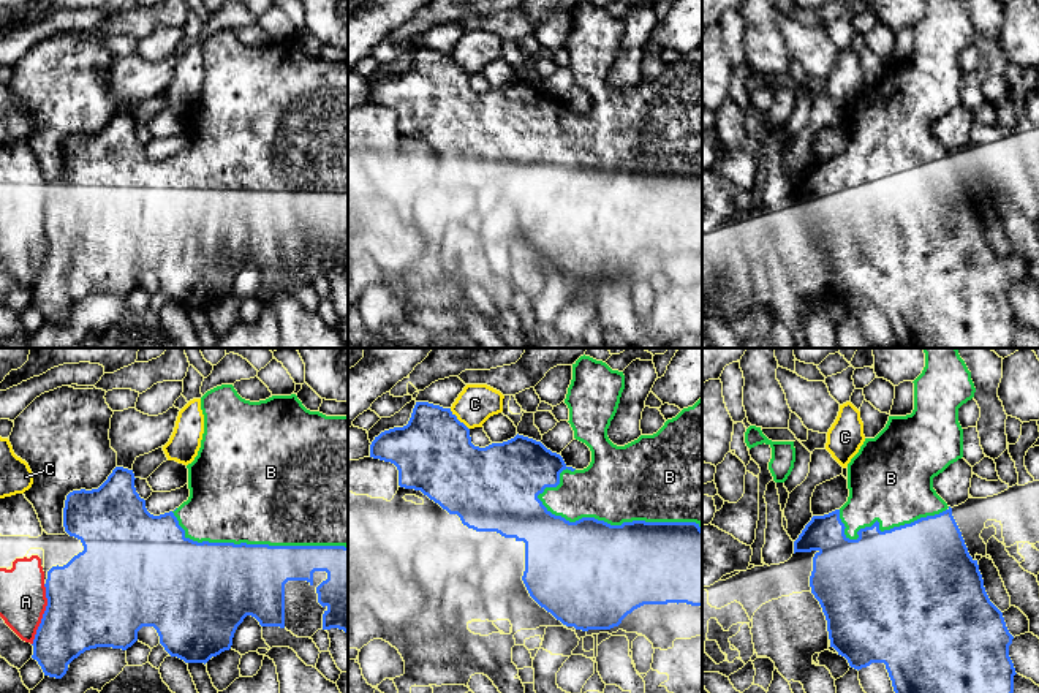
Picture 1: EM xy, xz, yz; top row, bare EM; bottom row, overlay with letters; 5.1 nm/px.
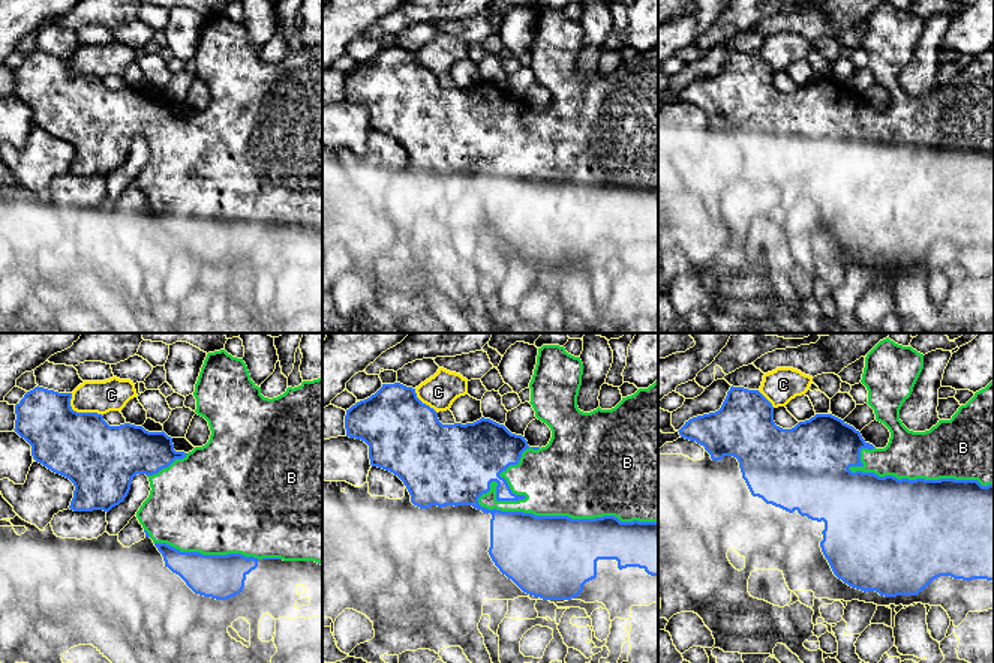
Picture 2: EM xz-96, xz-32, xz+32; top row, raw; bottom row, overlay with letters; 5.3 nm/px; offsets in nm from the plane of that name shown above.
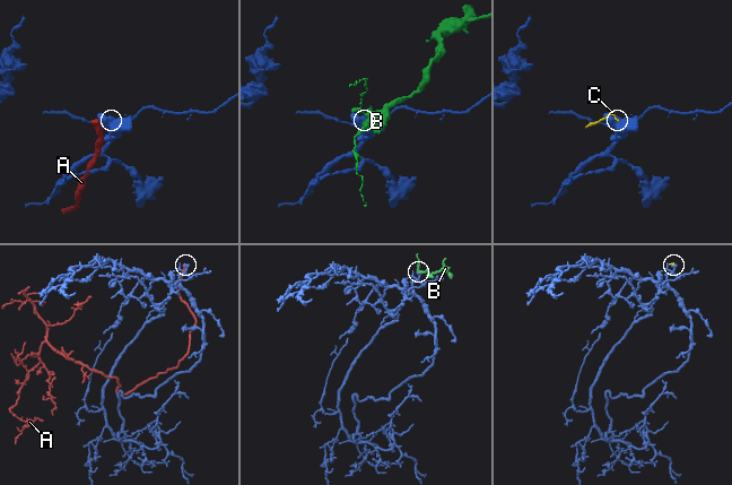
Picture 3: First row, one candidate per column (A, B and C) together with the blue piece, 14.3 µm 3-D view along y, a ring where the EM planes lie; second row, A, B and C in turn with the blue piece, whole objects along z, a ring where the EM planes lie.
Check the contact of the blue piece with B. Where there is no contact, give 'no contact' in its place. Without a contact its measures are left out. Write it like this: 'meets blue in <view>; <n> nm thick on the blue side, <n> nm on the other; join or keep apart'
meets blue in xz; 480 nm thick on the blue side, 400 nm on the other; join

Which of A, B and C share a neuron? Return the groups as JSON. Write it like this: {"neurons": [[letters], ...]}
{"neurons": [["A"], ["B"], ["C"]]}

